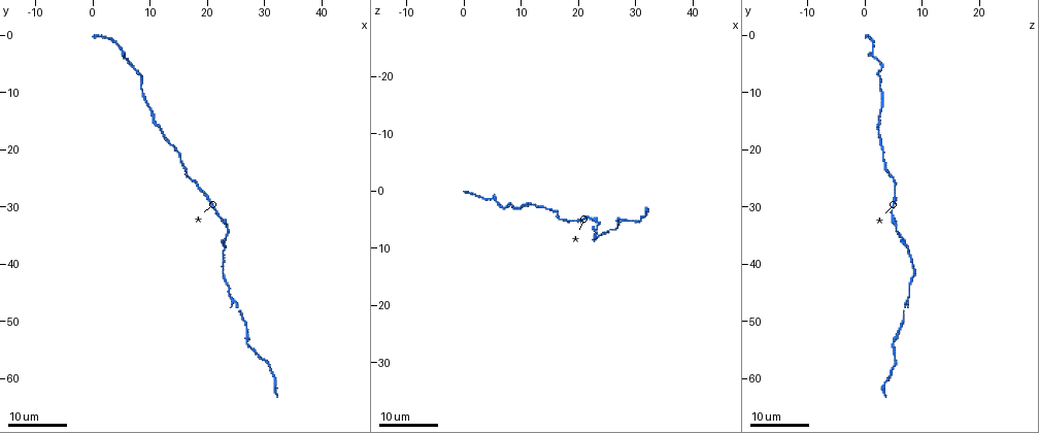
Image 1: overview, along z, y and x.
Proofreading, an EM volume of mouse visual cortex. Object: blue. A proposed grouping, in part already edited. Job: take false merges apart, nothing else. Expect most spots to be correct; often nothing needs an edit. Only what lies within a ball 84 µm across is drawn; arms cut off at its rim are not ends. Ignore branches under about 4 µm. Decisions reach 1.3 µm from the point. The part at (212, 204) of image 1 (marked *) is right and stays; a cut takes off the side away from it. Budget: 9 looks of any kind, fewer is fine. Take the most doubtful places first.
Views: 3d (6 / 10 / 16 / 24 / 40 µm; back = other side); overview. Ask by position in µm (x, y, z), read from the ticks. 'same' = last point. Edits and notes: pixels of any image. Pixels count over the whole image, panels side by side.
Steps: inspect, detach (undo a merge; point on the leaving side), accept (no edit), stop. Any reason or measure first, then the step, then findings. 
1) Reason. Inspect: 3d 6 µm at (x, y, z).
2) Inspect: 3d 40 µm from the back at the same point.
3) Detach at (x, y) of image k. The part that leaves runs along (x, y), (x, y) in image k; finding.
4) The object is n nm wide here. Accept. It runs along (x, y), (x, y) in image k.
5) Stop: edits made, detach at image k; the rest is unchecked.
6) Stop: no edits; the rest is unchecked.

Calibre changes. Inspect: 3d 16 µm at (27.0, 54.0, 5.0).

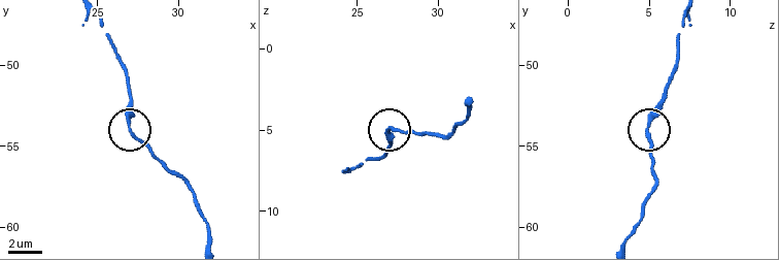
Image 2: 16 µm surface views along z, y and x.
Inspect: 3d 6 µm at (27.0, 53.8, 5.0).

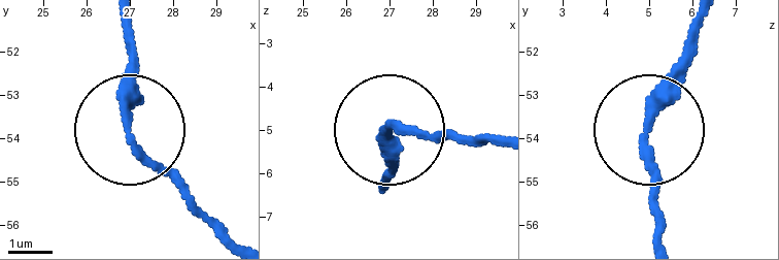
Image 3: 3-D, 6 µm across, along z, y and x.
The object is 250 nm wide here. Accept. It runs along (704, 17), (678, 95), (648, 139), (659, 235) in image 3; all the same cell.

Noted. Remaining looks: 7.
Inspect: 3d 24 µm at (8.5, 7.5, 3.0).

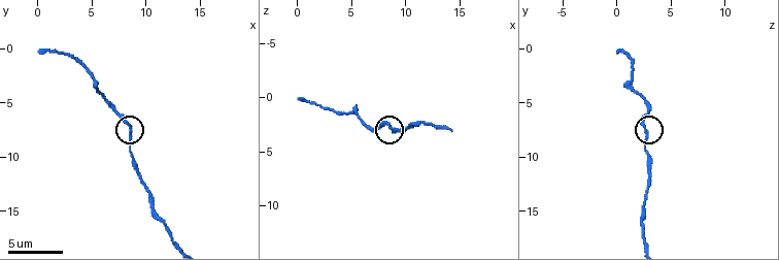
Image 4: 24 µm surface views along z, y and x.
Inspect: 3d 10 µm at (8.6, 7.6, 2.6).

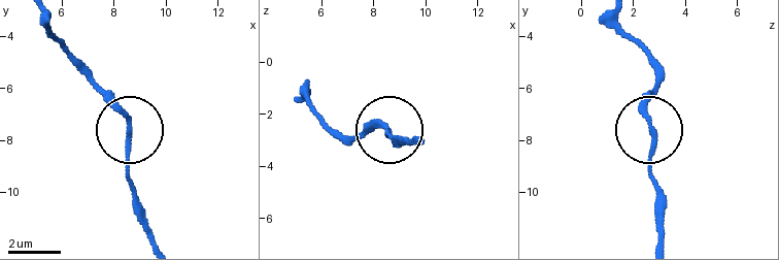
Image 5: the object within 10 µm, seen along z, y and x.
Accept. It runs along (657, 238), (657, 185), (644, 105), (657, 67) in image 5; one cell here.

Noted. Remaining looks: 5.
Thick turns thin. Inspect: 3d 16 µm at (25.0, 46.5, 7.5).

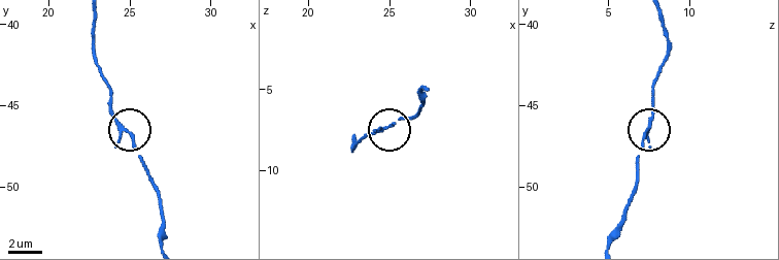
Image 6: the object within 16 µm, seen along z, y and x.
Inspect: 3d 10 µm at (25.1, 46.7, 7.3).

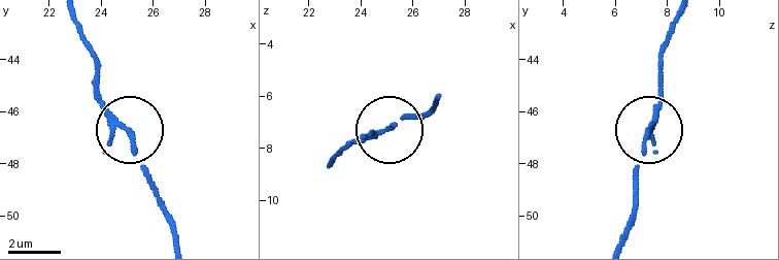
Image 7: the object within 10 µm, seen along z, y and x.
From behind. Inspect: 3d 10 µm from the back at (25.1, 46.8, 7.3).

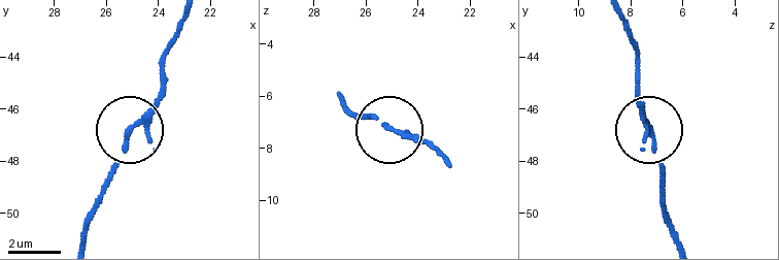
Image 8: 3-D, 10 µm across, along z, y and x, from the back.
The object is 140 nm wide here. Accept. It runs along (620, 18), (636, 58), (636, 97), (663, 182) in image 8; all the same cell.

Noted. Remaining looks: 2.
Calibre changes. Inspect: 3d 24 µm at (23.0, 37.0, 7.5).

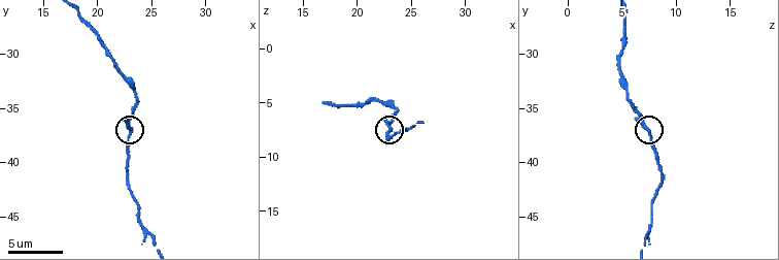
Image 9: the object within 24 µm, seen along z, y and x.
Inspect: 3d 6 µm at (23.2, 37.0, 7.6).

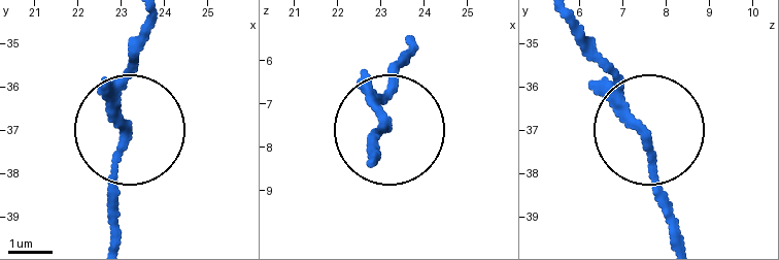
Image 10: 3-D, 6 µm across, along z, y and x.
Accept. It runs along (566, 24), (643, 135), (669, 241) in image 10; all the same cell.

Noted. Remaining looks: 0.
Stop: no edits; the rest is unchecked.

